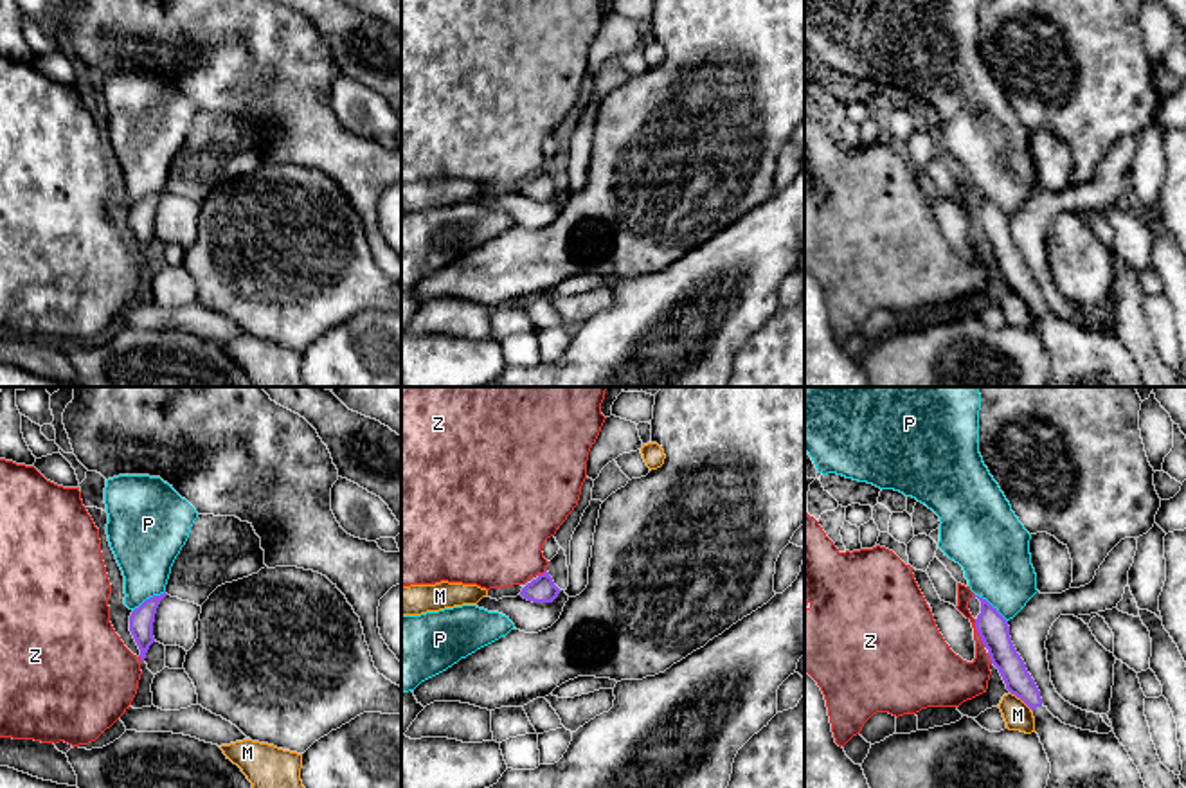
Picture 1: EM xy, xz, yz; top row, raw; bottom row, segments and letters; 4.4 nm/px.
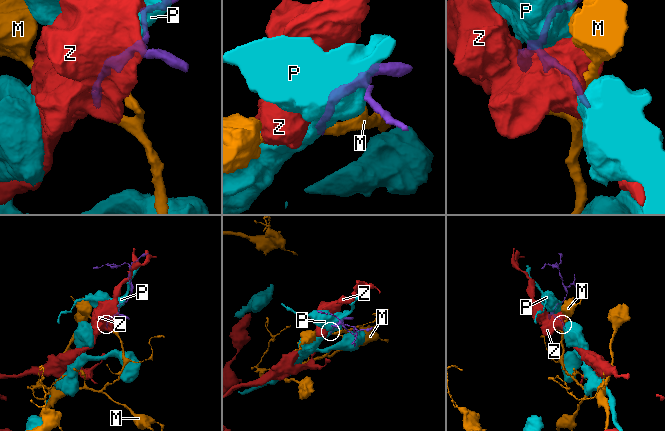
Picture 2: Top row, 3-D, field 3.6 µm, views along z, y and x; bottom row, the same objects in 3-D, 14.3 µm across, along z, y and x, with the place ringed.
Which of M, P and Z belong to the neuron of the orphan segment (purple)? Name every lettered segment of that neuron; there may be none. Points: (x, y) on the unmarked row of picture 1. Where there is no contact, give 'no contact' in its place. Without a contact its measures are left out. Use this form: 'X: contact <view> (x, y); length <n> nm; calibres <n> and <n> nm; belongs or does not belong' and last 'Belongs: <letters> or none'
M: contact yz (1021, 295); length 130 nm; calibres 120 and 120 nm; does not belong
P: contact yz (990, 202); length 200 nm; calibres 140 and 320 nm; does not belong
Z: contact yz (978, 229); length 140 nm; calibres 140 and 240 nm; does not belong
Belongs: none

